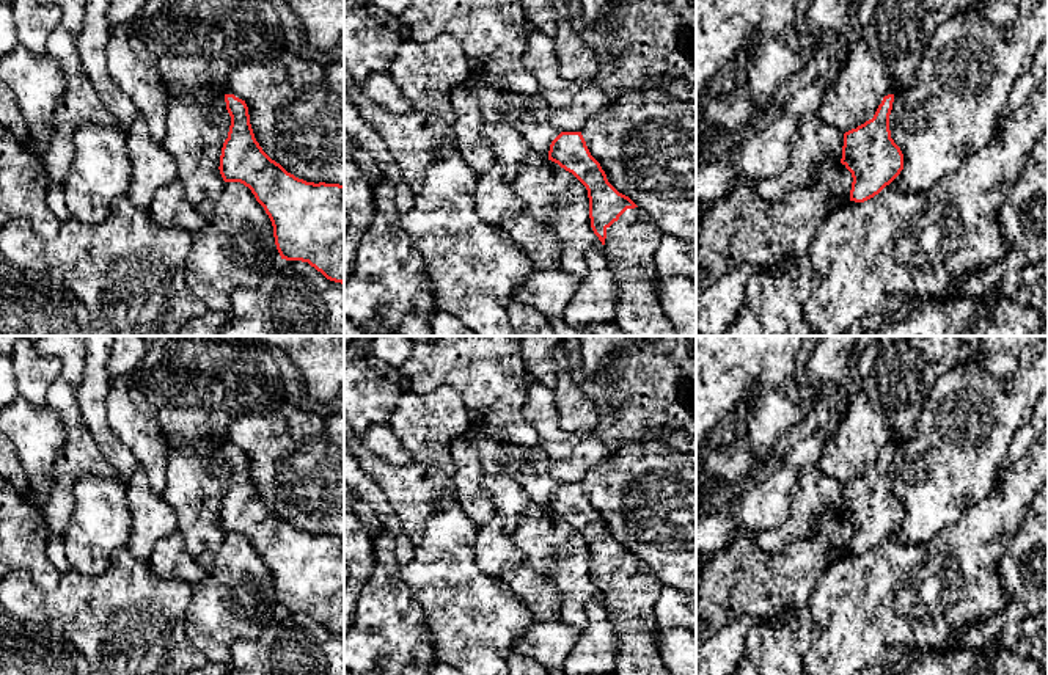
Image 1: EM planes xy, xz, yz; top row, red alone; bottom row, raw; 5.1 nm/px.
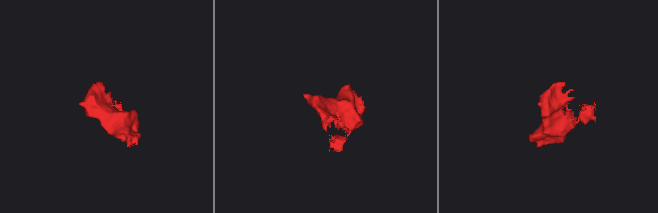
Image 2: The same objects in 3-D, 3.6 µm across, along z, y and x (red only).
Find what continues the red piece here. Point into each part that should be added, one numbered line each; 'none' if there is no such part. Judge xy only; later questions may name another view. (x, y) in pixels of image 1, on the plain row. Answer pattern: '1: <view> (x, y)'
none

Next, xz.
1: xz (630, 595)

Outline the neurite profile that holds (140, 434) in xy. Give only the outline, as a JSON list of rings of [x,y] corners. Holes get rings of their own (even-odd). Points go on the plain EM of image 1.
[[[126,377],[110,378],[107,414],[113,433],[134,454],[152,487],[162,491],[168,465],[162,427],[130,399]]]

